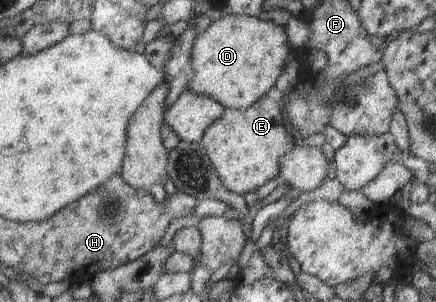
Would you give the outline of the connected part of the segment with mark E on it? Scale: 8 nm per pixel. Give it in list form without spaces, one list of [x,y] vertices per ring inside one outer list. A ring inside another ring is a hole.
[[[268,95],[258,99],[250,108],[225,108],[200,140],[221,183],[233,193],[244,195],[257,191],[266,181],[280,175],[278,159],[289,153],[295,141],[285,129],[282,111],[277,101]]]

